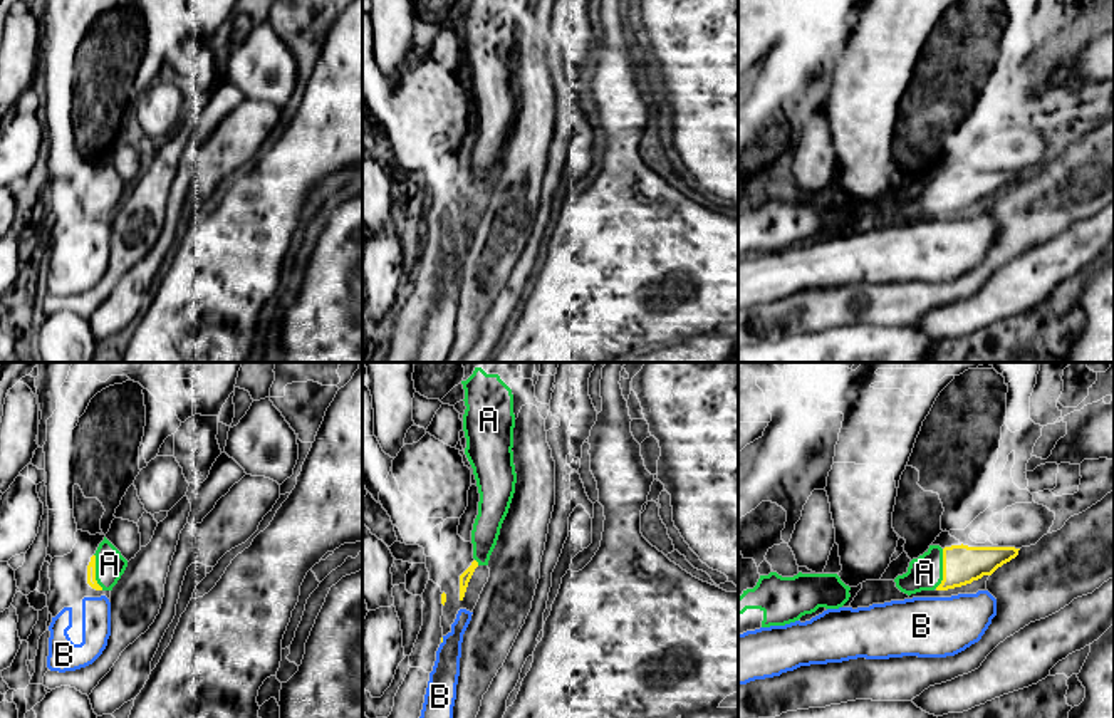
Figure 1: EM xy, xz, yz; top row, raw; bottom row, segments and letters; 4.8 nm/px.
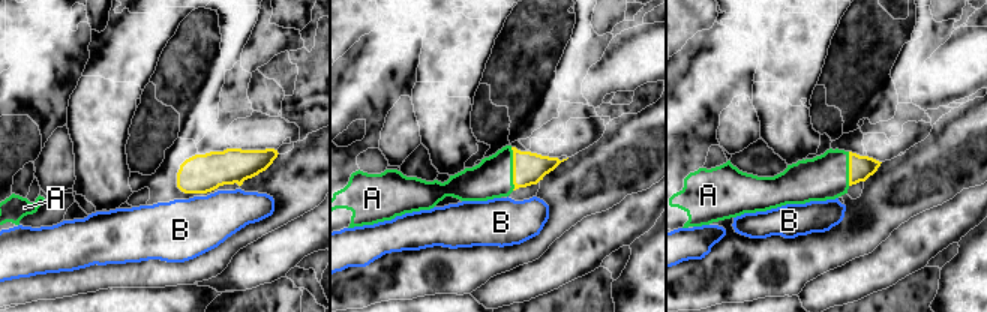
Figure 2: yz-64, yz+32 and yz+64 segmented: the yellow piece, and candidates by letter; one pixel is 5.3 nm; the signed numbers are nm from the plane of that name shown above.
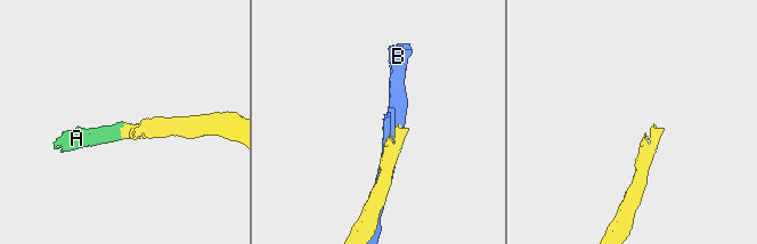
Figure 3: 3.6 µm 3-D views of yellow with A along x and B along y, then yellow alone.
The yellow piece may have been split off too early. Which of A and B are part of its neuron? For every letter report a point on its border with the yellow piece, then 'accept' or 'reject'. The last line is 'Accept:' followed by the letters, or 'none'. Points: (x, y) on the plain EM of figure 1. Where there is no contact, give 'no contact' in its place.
A: yz (943, 193) | accept
B: xz (442, 265) | reject
Accept: A

